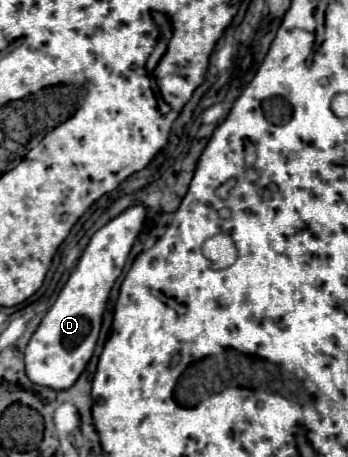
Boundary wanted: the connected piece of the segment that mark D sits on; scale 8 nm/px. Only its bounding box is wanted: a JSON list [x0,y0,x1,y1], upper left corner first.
[24,205,146,391]

